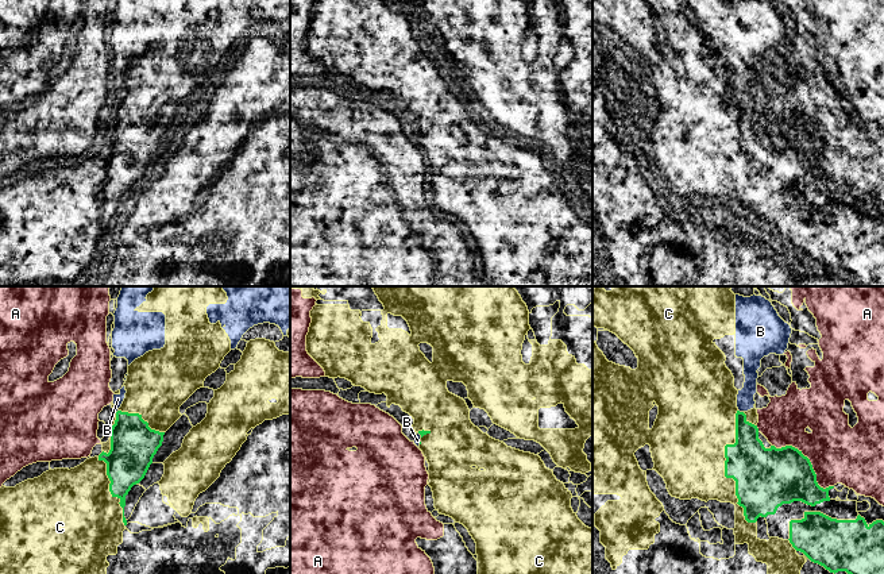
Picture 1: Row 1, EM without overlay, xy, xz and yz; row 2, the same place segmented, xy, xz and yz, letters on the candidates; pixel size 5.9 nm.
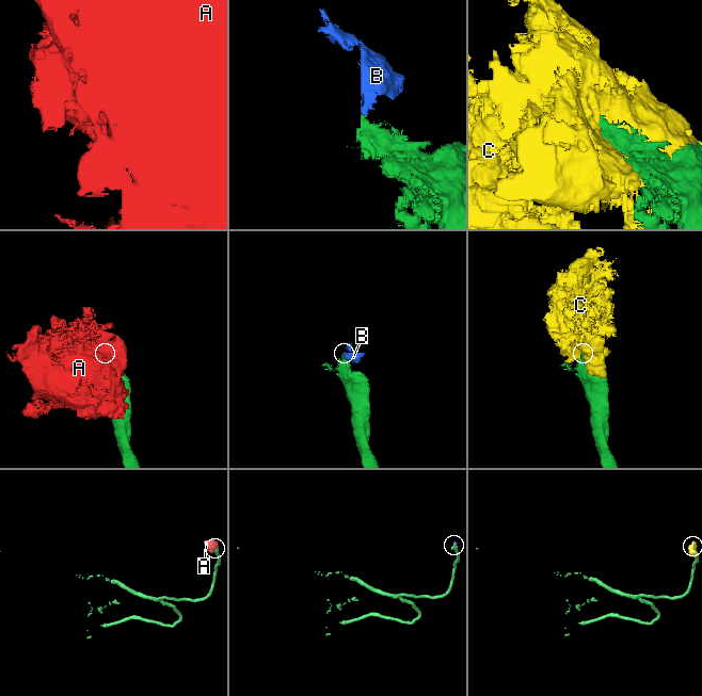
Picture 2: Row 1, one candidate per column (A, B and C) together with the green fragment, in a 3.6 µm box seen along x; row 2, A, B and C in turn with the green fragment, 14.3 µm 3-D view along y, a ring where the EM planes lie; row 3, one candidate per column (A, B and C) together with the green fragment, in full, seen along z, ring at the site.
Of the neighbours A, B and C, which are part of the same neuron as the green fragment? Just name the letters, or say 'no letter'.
B

